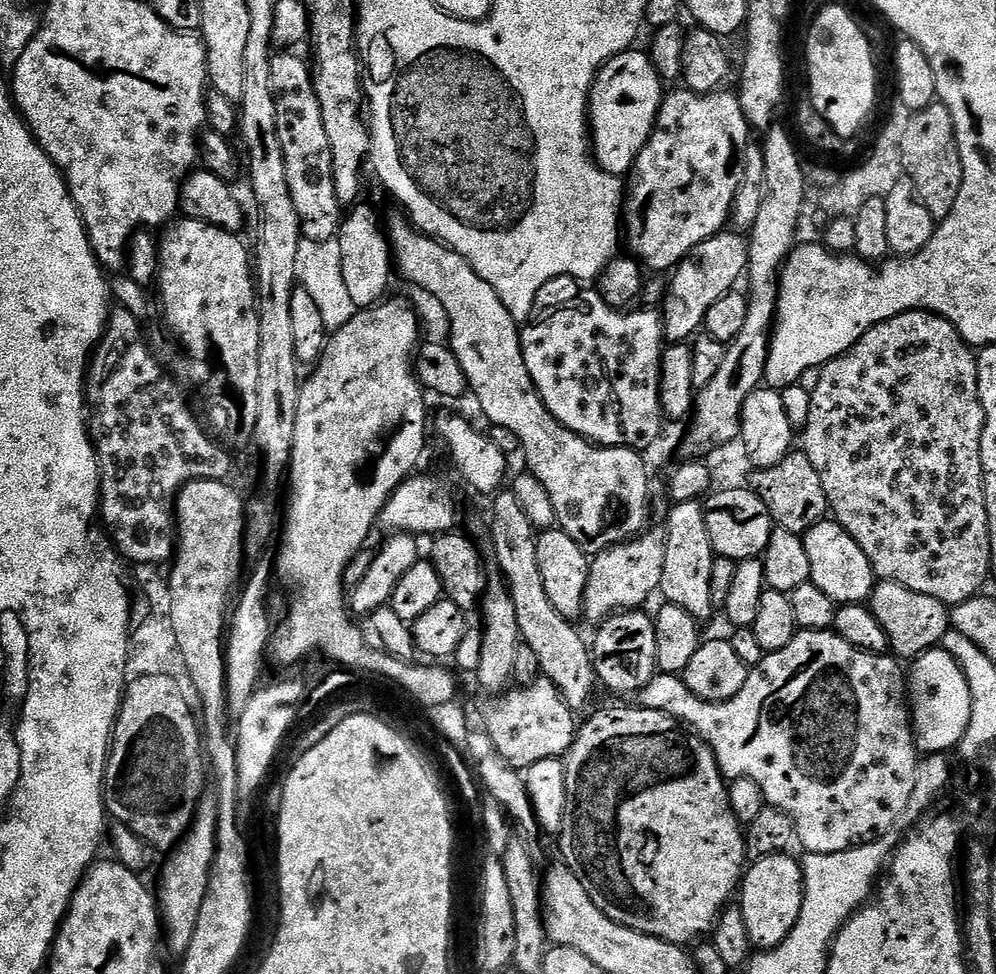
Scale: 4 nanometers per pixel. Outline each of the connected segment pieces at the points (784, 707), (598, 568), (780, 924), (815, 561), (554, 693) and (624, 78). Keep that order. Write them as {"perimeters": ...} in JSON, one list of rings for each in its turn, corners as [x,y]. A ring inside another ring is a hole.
{"perimeters":[[[[797,631],[796,636],[784,648],[777,652],[769,652],[759,665],[753,667],[746,678],[746,686],[738,690],[733,700],[726,702],[710,702],[703,700],[690,690],[690,686],[676,674],[658,674],[638,694],[639,707],[650,710],[662,710],[674,718],[678,718],[700,736],[710,746],[714,758],[720,767],[720,773],[729,781],[750,778],[750,782],[758,782],[762,786],[764,799],[771,807],[790,814],[796,827],[796,839],[805,853],[838,854],[842,850],[857,848],[863,844],[873,844],[889,835],[888,831],[904,820],[904,812],[910,806],[910,798],[914,794],[916,772],[920,768],[921,753],[916,746],[916,733],[912,730],[912,710],[908,695],[906,672],[900,669],[901,661],[891,655],[873,655],[844,641],[835,631]]],[[[653,530],[626,541],[615,544],[604,552],[595,553],[588,570],[588,585],[584,595],[583,615],[596,622],[603,622],[617,613],[640,610],[644,603],[660,592],[662,570],[668,557],[668,545],[665,537]]],[[[781,854],[751,861],[738,889],[738,906],[746,918],[753,949],[777,948],[794,930],[803,902],[804,869],[799,859],[795,860],[792,854]]],[[[825,518],[805,532],[803,537],[806,554],[810,554],[811,583],[835,601],[837,605],[861,604],[872,595],[872,589],[878,583],[878,577],[872,570],[872,564],[866,558],[862,546],[837,524],[835,519]]],[[[540,678],[535,684],[509,687],[503,694],[493,695],[489,700],[492,701],[482,708],[482,726],[490,734],[490,740],[494,742],[498,754],[506,758],[511,768],[527,770],[530,766],[534,766],[534,762],[563,757],[572,748],[578,731],[578,720],[572,707],[566,703],[554,686],[554,682]]],[[[636,51],[620,52],[600,69],[588,101],[590,139],[596,162],[603,171],[621,178],[635,169],[636,160],[656,127],[660,102],[666,95],[665,81],[652,65],[651,55]]]]}

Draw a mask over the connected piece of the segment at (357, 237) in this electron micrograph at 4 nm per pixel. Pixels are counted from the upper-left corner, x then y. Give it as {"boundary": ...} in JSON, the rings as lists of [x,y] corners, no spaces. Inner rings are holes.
{"boundary":[[[356,206],[347,213],[346,219],[341,223],[338,239],[342,248],[342,271],[346,278],[346,285],[350,290],[350,295],[360,310],[370,308],[374,304],[379,304],[385,299],[384,291],[388,288],[388,264],[393,263],[394,257],[390,251],[390,241],[386,235],[382,224],[376,221],[376,212],[372,208],[360,208]]]}

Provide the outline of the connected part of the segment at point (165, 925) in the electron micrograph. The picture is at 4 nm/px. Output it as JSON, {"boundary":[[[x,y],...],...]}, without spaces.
{"boundary":[[[205,798],[200,801],[200,807],[196,809],[196,816],[192,825],[184,835],[183,840],[171,849],[168,861],[164,864],[164,877],[160,880],[160,892],[158,888],[158,907],[162,913],[162,932],[166,937],[166,944],[173,948],[177,954],[188,951],[190,942],[194,938],[194,930],[198,930],[198,916],[202,914],[202,904],[206,902],[208,883],[212,878],[212,867],[216,862],[216,831],[220,826],[220,809],[215,799]]]}

